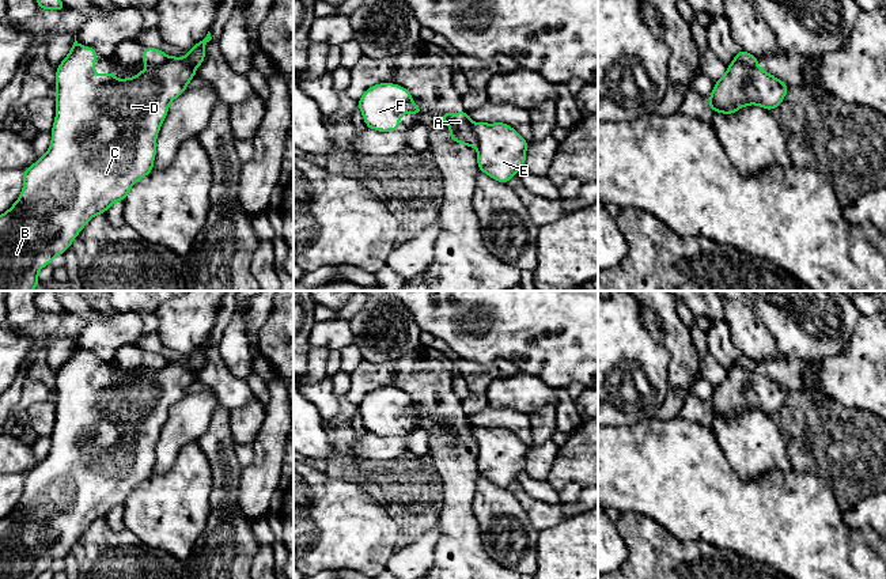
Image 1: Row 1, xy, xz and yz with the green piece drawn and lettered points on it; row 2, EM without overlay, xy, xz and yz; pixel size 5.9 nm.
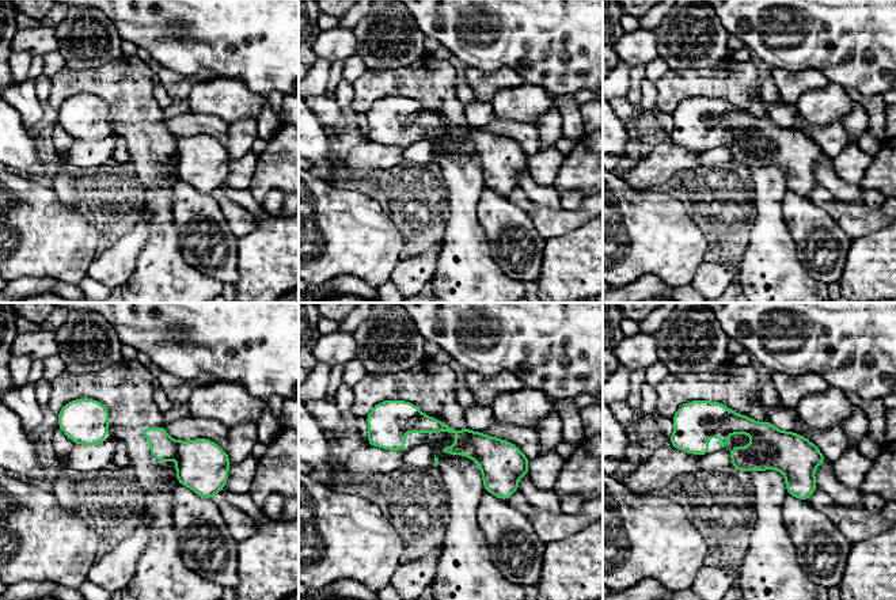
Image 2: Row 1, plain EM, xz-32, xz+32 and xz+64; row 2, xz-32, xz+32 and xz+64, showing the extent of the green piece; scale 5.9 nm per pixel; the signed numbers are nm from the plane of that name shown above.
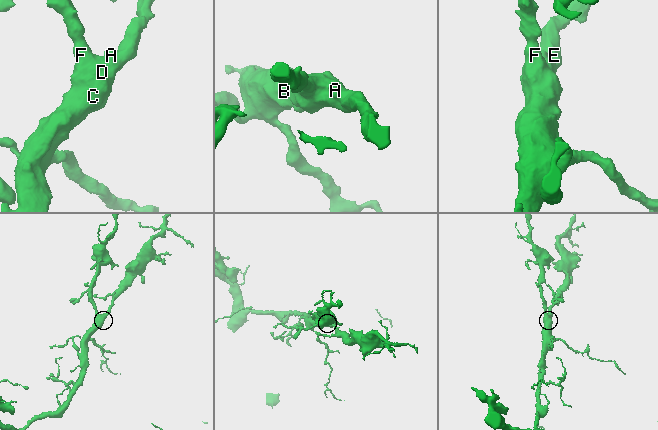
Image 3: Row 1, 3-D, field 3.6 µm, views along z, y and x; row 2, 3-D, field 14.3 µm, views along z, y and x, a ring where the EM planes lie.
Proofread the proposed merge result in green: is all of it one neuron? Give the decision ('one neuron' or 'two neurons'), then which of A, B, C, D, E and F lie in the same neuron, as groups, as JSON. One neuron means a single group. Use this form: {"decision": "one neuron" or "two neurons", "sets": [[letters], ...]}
{"decision": "two neurons", "sets": [["A"], ["B", "C", "D", "E", "F"]]}

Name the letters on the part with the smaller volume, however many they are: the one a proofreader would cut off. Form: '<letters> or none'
A

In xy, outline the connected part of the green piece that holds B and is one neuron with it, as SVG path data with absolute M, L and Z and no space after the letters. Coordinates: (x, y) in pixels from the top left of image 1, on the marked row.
M208 31L207 37L190 48L183 58L174 56L163 65L148 65L144 71L137 72L135 77L116 79L114 71L110 71L106 75L95 73L95 58L98 57L96 50L79 43L75 35L75 42L72 43L69 54L56 69L56 118L50 130L50 147L33 166L23 170L23 189L19 198L8 211L0 215L0 291L33 291L37 288L39 284L38 272L45 265L52 264L56 256L61 256L67 249L69 249L71 243L94 216L106 212L116 201L124 201L130 188L154 170L156 137L167 116L169 106L188 88L188 83L196 76L196 68L205 60L204 48L211 39L212 37Z

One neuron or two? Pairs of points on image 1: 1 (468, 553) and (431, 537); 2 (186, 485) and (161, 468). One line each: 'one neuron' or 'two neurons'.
1: two neurons
2: two neurons

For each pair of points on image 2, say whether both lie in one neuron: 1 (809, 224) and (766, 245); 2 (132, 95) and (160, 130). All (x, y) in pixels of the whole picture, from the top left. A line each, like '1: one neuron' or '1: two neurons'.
1: two neurons
2: one neuron

